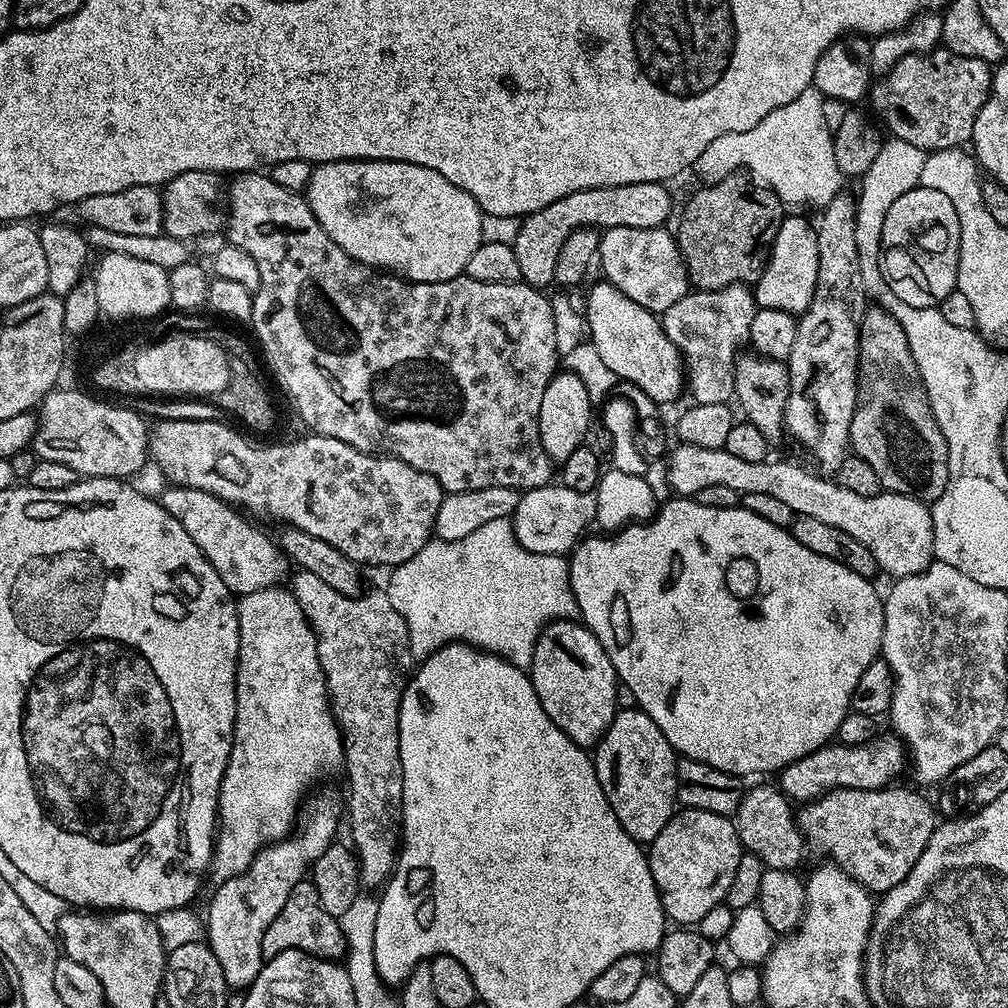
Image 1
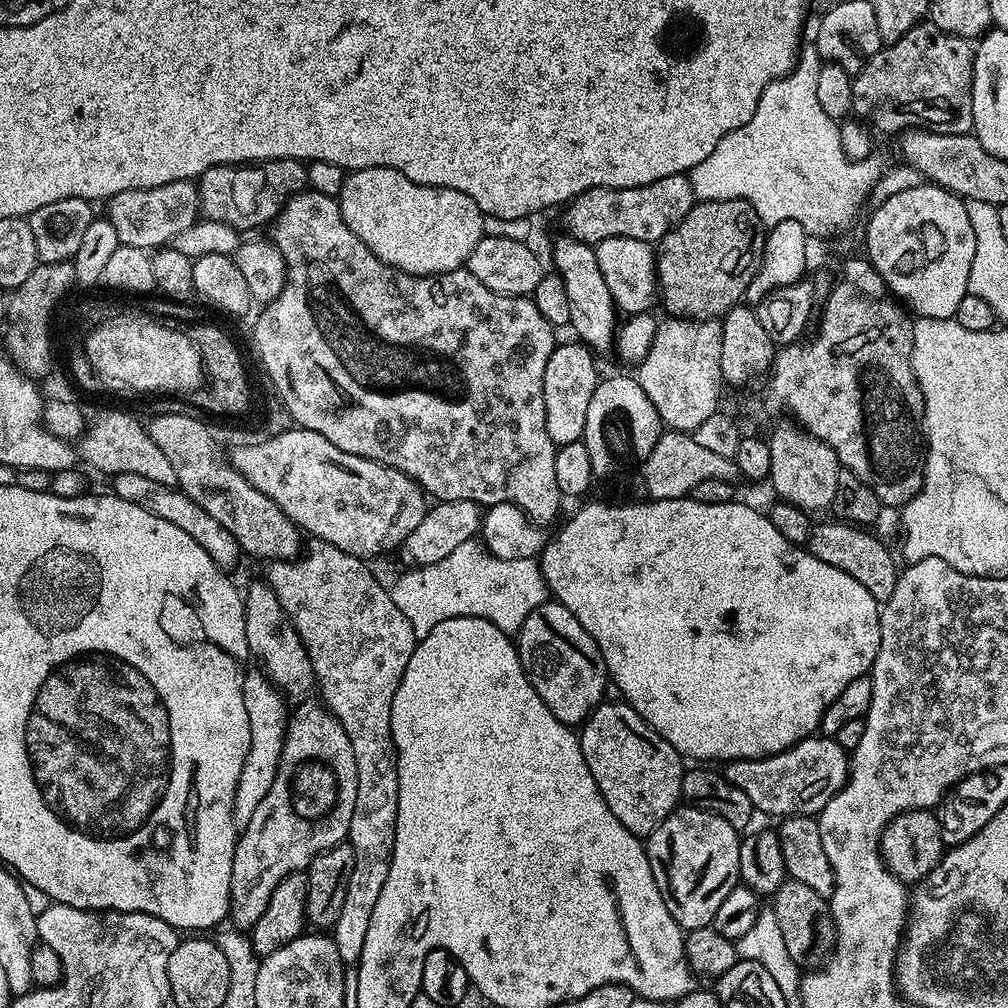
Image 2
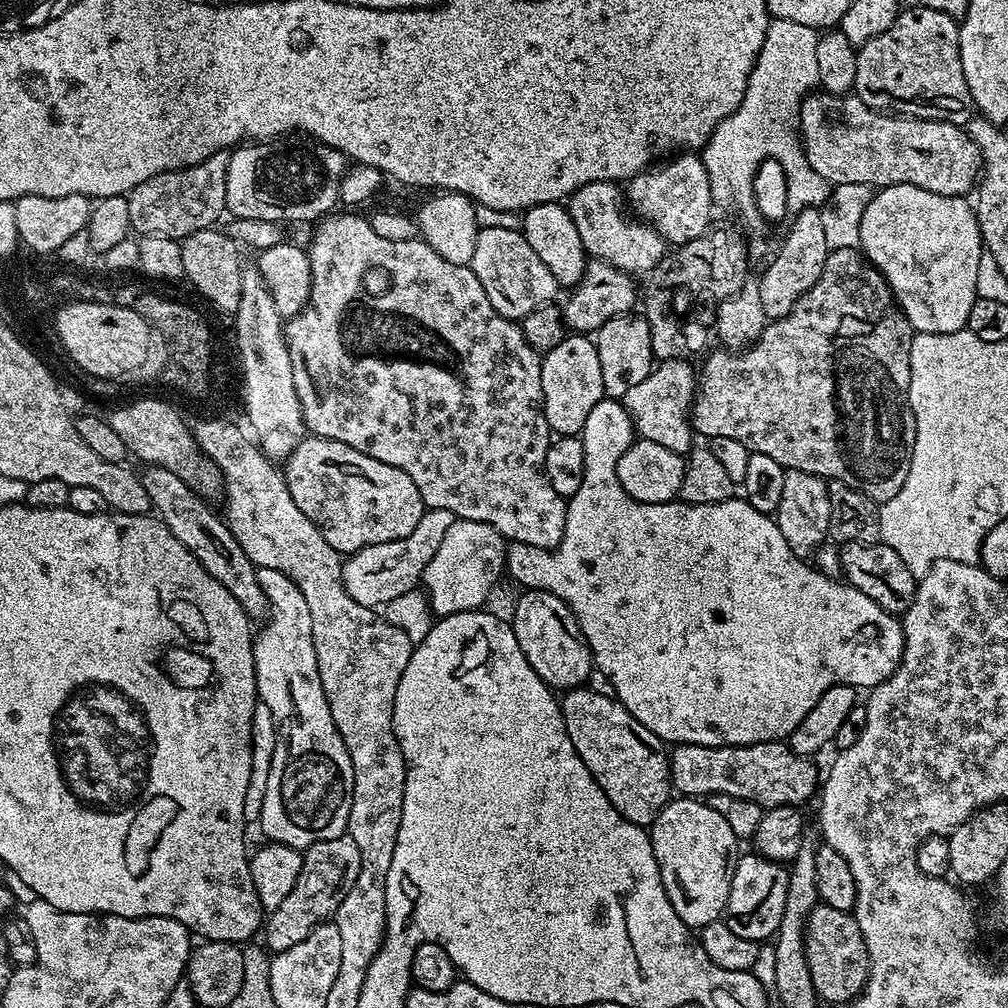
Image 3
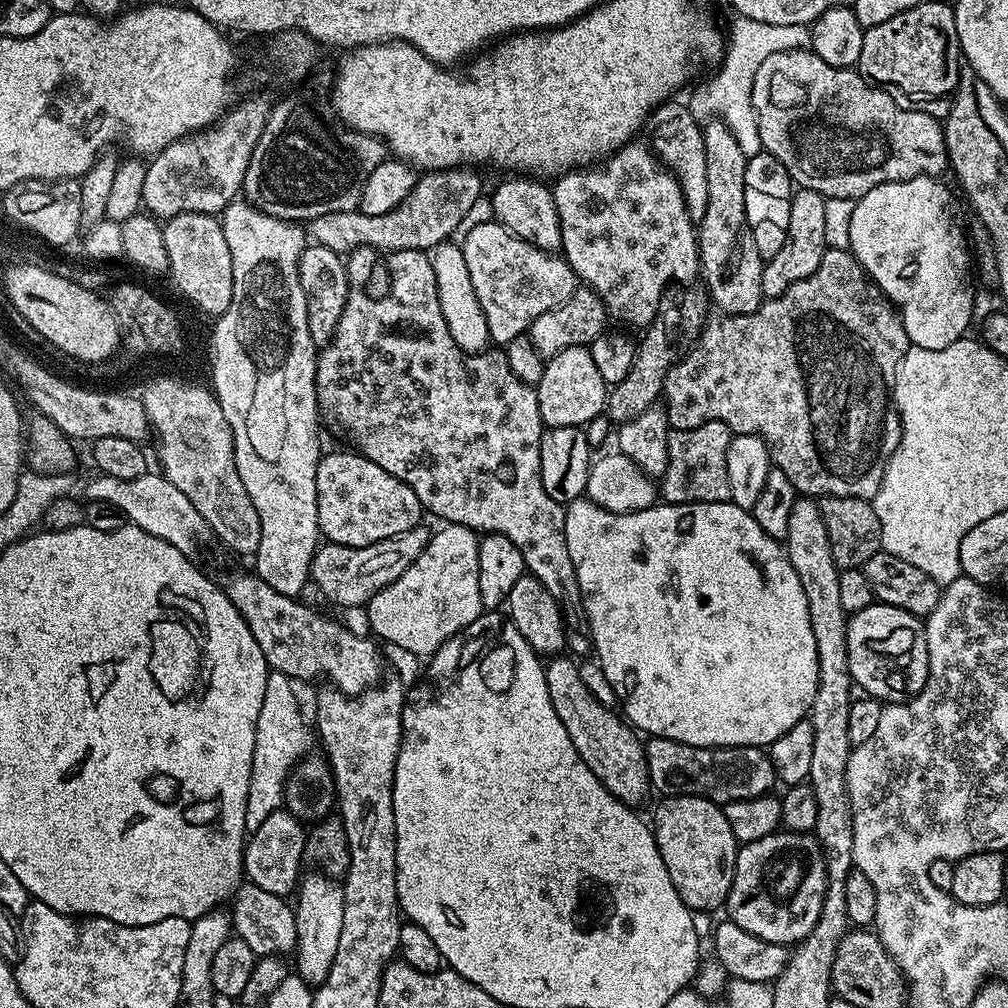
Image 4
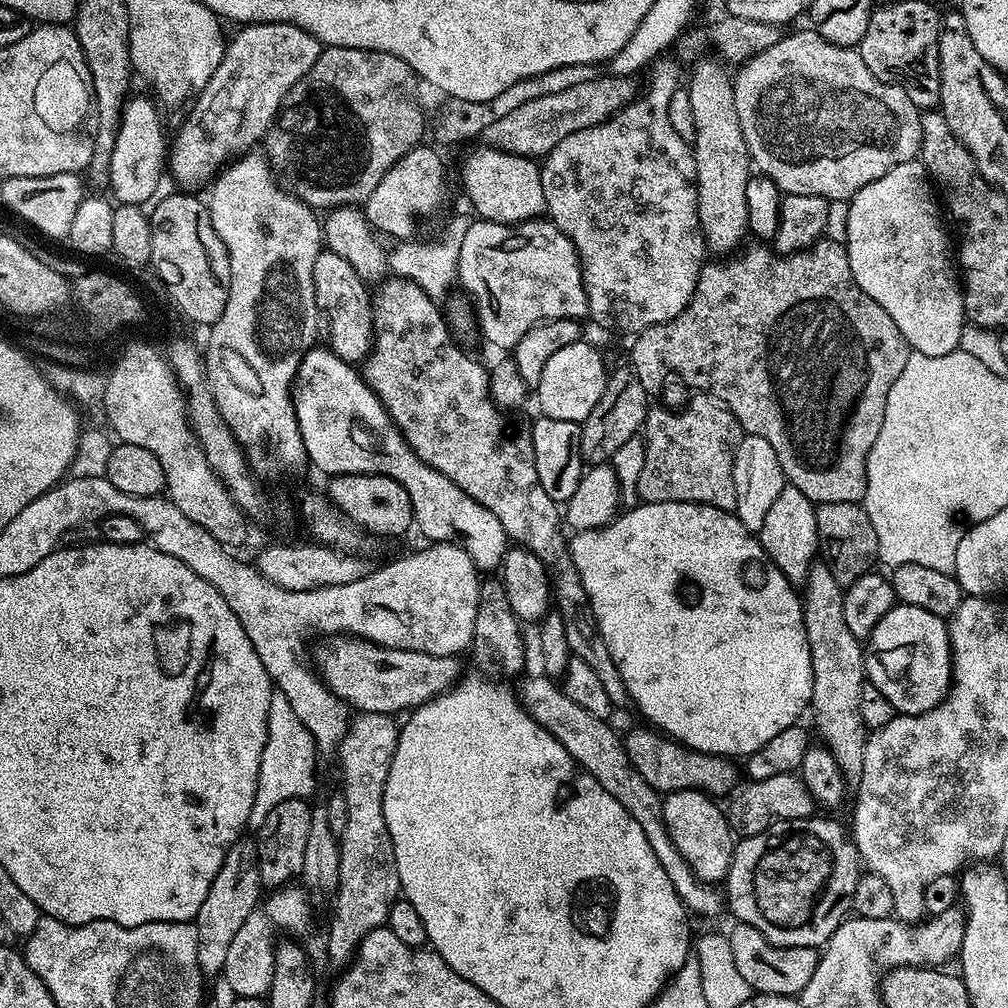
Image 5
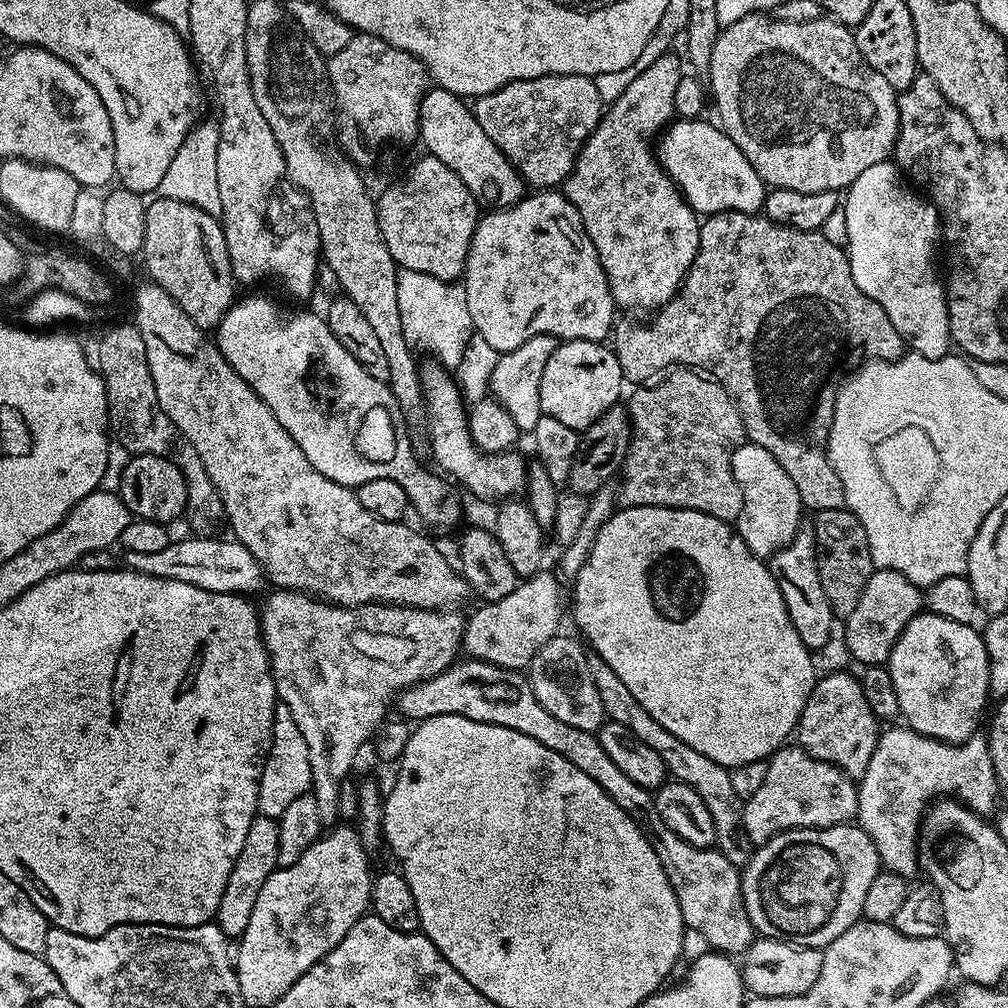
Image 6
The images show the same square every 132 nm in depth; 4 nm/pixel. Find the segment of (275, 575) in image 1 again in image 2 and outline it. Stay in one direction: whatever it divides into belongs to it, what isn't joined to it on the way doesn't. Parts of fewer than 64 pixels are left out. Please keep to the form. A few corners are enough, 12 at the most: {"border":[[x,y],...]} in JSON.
{"border":[[142,474],[111,477],[111,491],[186,530],[218,567],[240,547],[179,488]]}

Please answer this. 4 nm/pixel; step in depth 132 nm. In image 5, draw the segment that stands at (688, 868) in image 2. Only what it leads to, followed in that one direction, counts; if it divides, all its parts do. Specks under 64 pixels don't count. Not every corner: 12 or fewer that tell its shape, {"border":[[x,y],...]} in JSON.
{"border":[[697,788],[667,793],[666,830],[704,883],[730,870],[725,809]]}

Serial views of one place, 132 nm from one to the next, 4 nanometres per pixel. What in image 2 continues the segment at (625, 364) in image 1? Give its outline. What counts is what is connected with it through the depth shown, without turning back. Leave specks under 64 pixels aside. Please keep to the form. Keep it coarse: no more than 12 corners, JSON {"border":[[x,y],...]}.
{"border":[[561,234],[551,267],[569,325],[593,353],[611,353],[618,309],[595,247]]}

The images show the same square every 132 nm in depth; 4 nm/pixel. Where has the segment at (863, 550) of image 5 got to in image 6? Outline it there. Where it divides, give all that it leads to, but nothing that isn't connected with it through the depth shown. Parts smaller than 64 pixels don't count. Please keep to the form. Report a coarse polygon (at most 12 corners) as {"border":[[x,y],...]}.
{"border":[[847,507],[815,513],[818,578],[845,618],[874,565]]}

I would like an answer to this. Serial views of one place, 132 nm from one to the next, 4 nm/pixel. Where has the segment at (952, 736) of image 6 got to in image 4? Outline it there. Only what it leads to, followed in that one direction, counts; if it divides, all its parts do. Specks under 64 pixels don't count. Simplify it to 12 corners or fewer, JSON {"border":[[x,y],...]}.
{"border":[[870,603],[851,613],[861,693],[903,704],[928,681],[924,620]]}

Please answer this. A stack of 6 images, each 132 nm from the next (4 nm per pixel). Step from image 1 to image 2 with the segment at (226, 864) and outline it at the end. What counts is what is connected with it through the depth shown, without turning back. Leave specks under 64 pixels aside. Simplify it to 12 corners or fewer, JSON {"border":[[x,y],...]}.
{"border":[[263,671],[244,678],[250,754],[234,818],[250,822],[274,782],[290,715]]}

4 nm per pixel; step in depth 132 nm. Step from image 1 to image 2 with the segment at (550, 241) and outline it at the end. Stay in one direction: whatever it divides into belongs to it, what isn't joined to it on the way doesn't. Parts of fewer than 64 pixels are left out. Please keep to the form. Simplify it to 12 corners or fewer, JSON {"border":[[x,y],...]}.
{"border":[[684,174],[637,188],[591,188],[566,232],[593,246],[659,242],[690,213]]}

